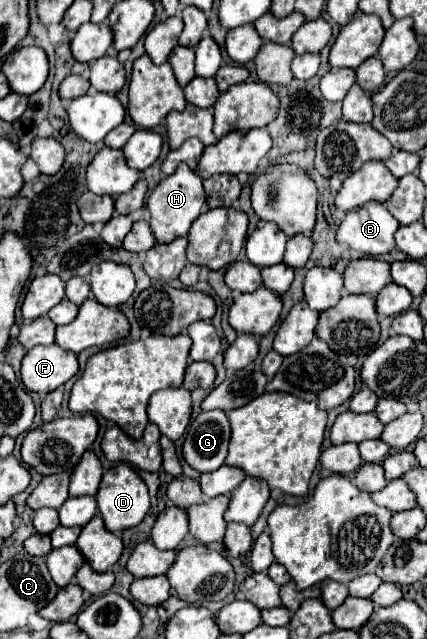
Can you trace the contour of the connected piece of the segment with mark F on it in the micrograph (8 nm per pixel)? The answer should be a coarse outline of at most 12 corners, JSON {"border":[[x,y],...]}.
{"border":[[36,346],[22,360],[26,390],[48,394],[76,372],[76,354]]}

